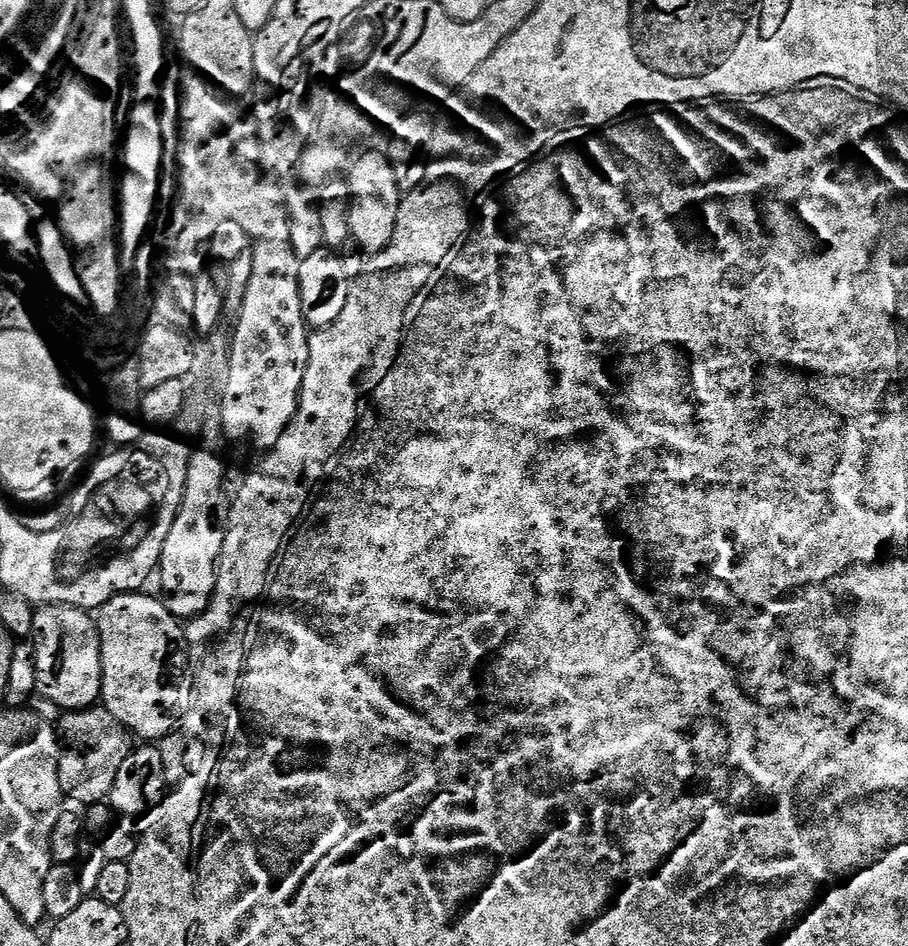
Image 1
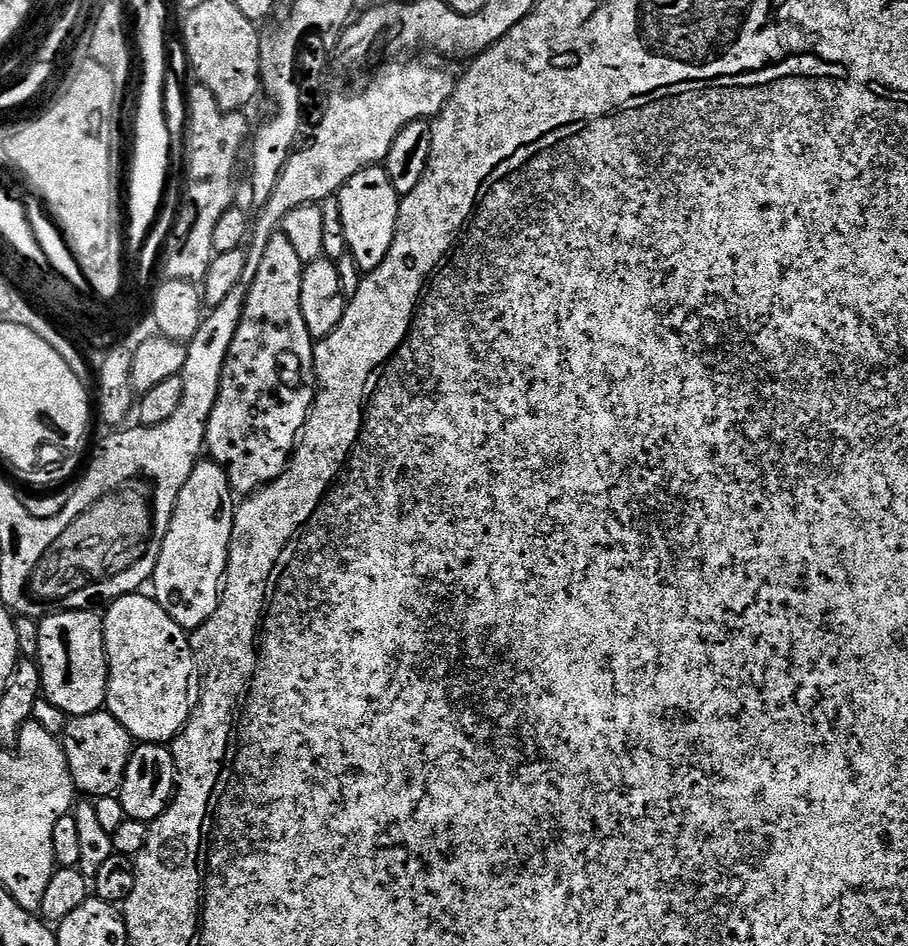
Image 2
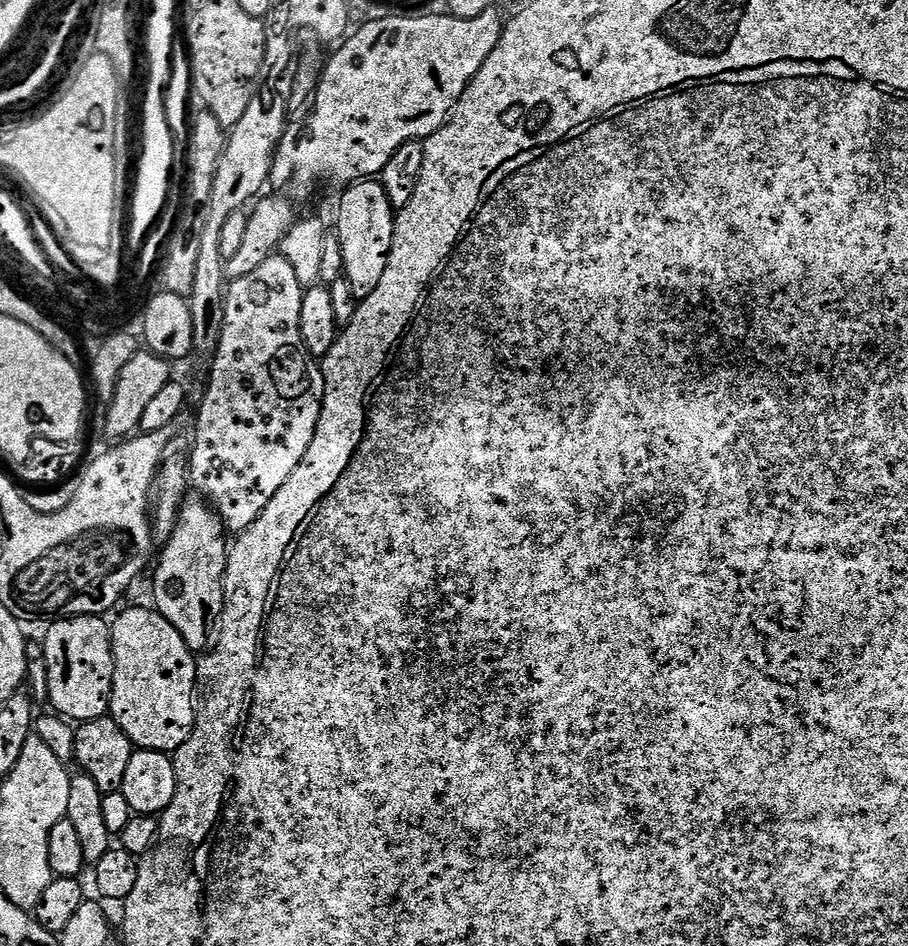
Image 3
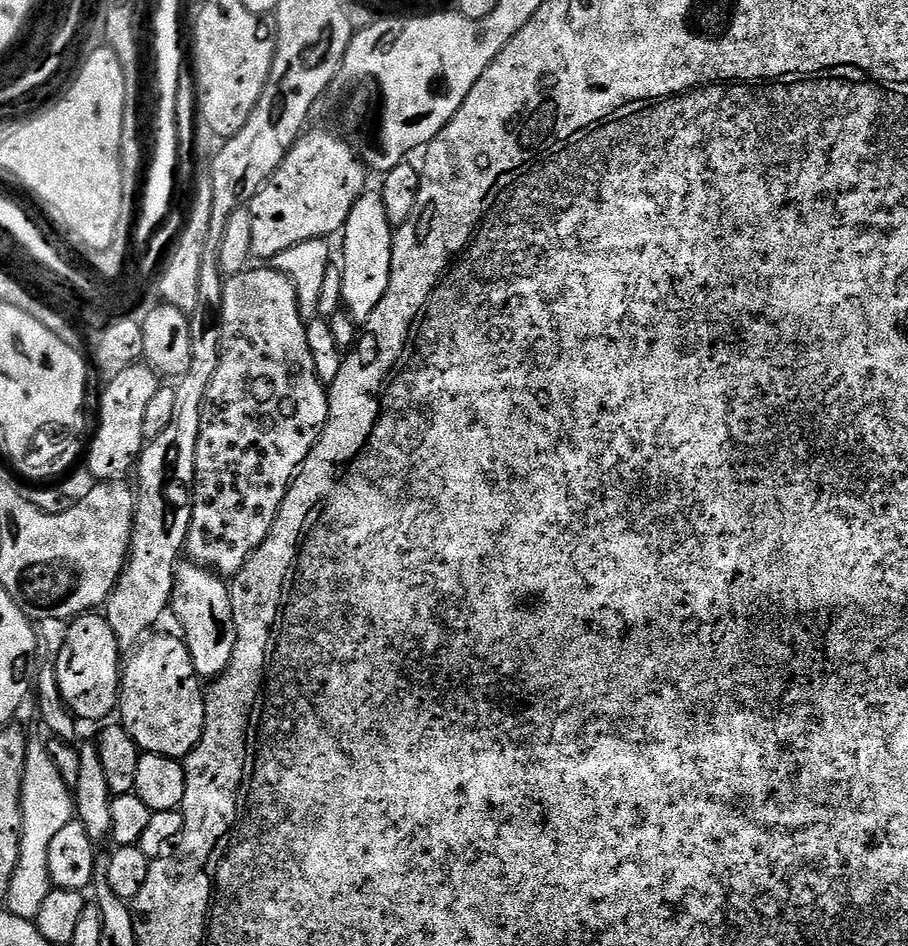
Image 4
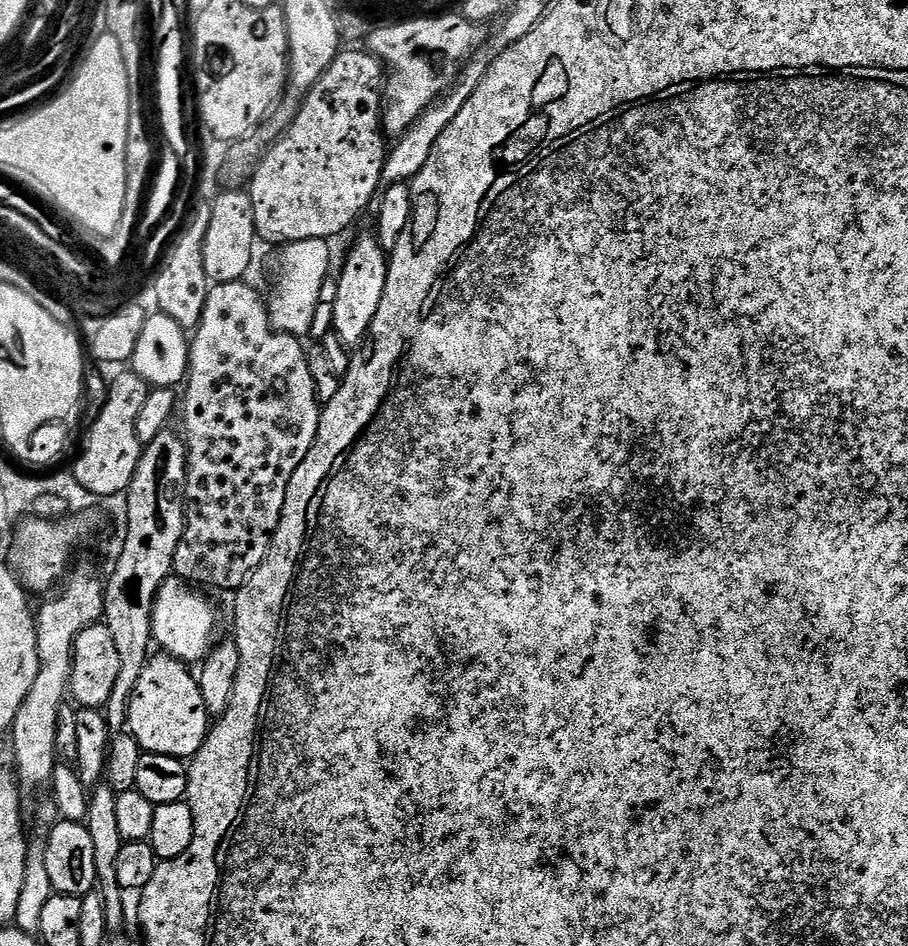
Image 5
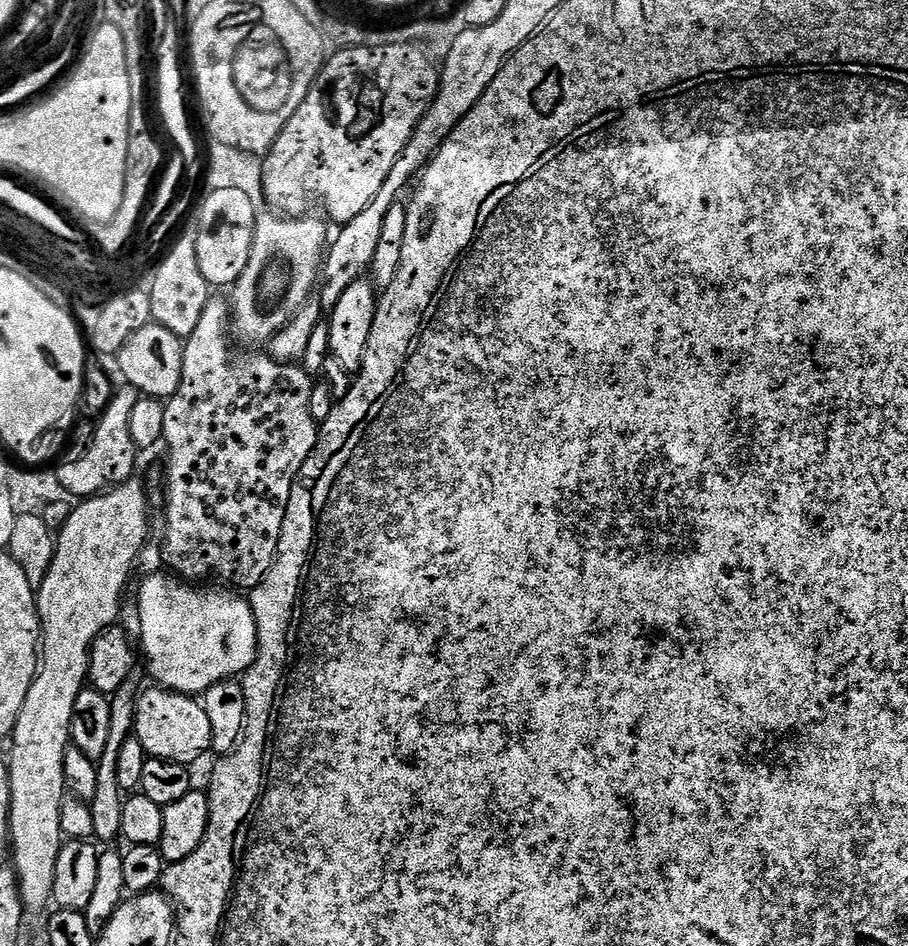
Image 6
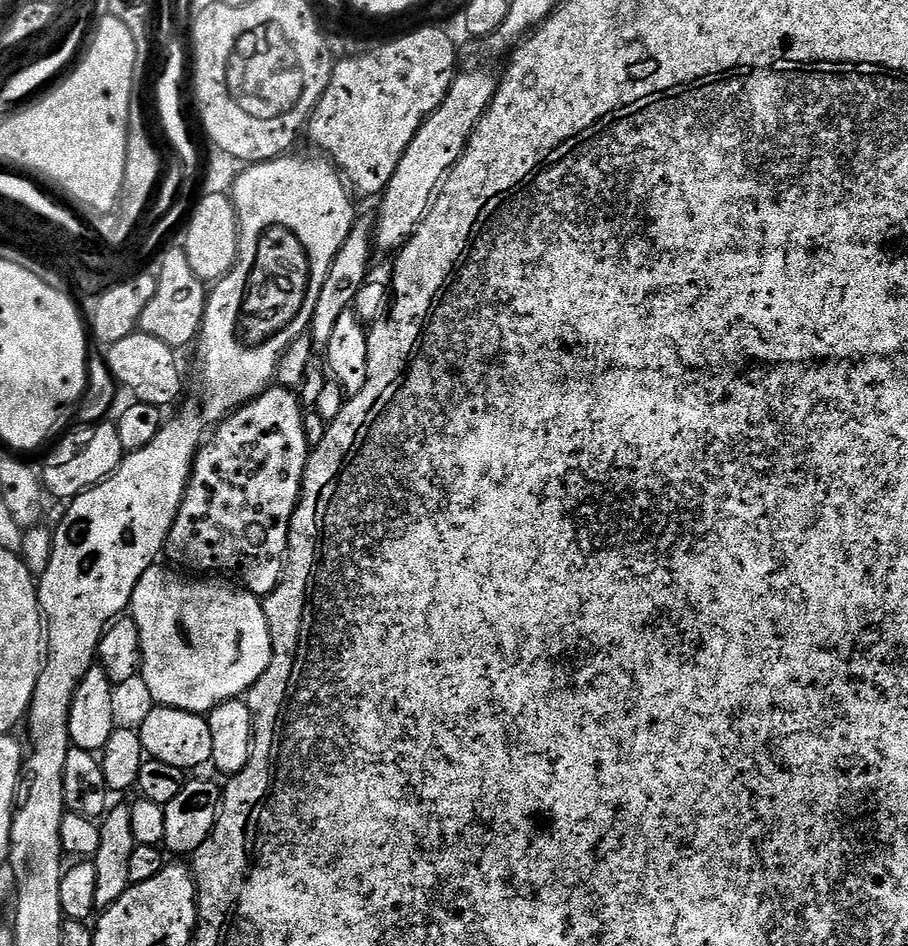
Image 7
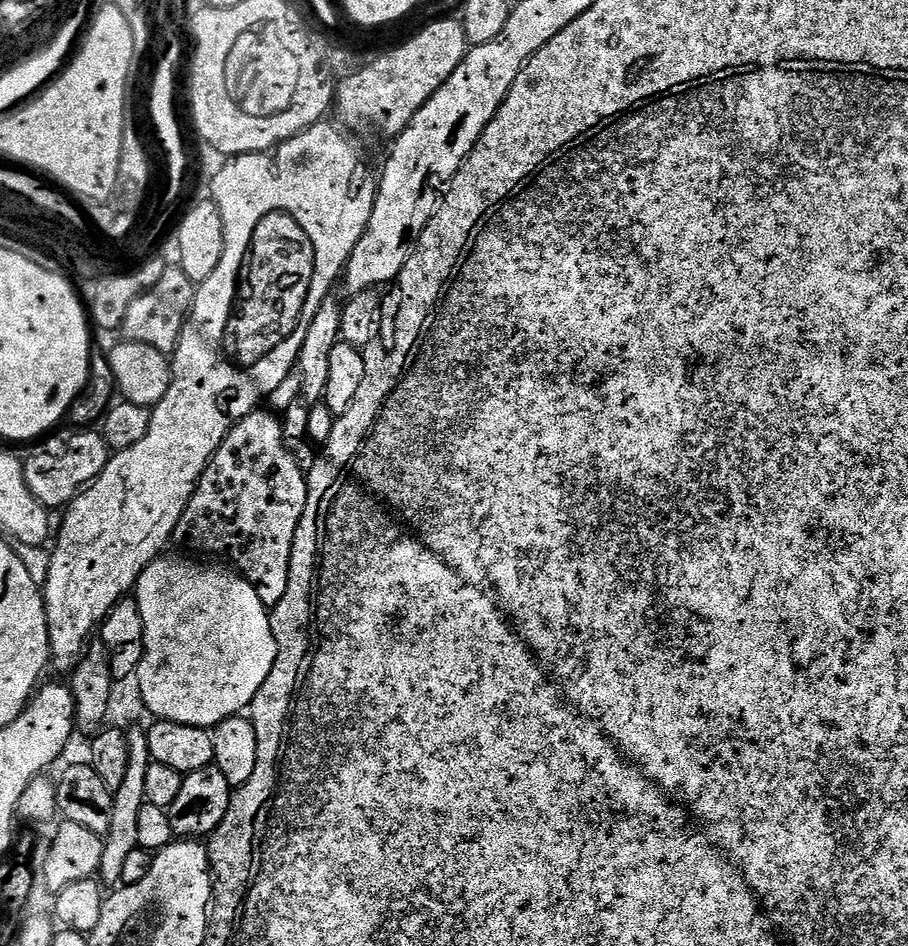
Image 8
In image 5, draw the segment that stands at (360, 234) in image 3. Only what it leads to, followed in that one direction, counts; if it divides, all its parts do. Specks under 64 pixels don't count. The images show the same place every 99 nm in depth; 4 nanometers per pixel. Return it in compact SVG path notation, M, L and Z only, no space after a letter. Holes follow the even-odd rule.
M372 234L358 237L344 260L344 269L337 279L338 296L334 302L332 332L348 350L358 347L363 340L365 343L372 331L374 314L378 314L378 306L382 303L382 290L386 290L388 261L383 246Z

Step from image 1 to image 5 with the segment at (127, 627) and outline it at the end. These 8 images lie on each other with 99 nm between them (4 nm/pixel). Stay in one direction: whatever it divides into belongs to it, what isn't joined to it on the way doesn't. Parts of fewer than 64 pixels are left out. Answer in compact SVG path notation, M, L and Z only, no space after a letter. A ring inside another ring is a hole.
M167 654L149 655L146 666L142 670L142 678L138 678L138 686L134 686L134 694L128 703L127 731L132 733L144 752L166 754L191 758L204 744L210 727L208 707L202 698L199 679L194 675L193 669L176 656Z

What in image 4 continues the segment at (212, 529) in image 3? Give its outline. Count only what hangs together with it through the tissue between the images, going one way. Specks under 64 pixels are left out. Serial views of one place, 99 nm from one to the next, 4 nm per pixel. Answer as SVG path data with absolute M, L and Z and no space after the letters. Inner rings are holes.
M181 563L174 578L170 612L171 615L176 615L176 620L180 623L179 631L184 643L188 645L194 670L199 674L201 681L211 682L221 676L230 666L230 658L234 658L236 641L229 585L201 564Z

